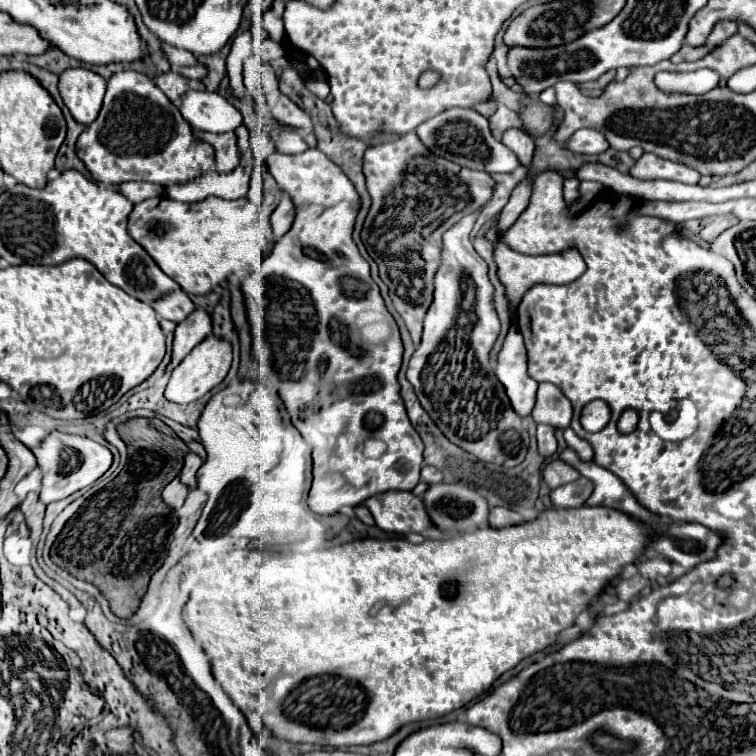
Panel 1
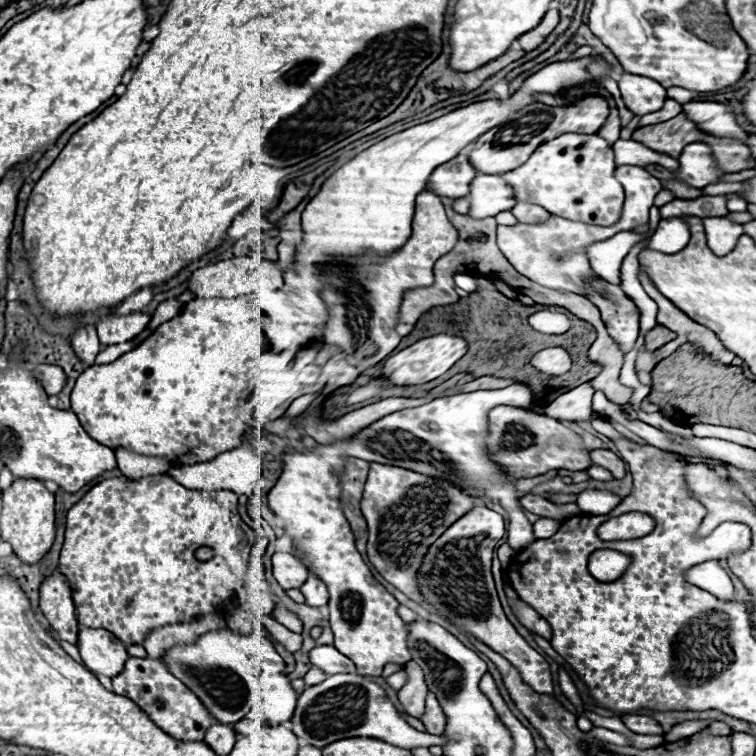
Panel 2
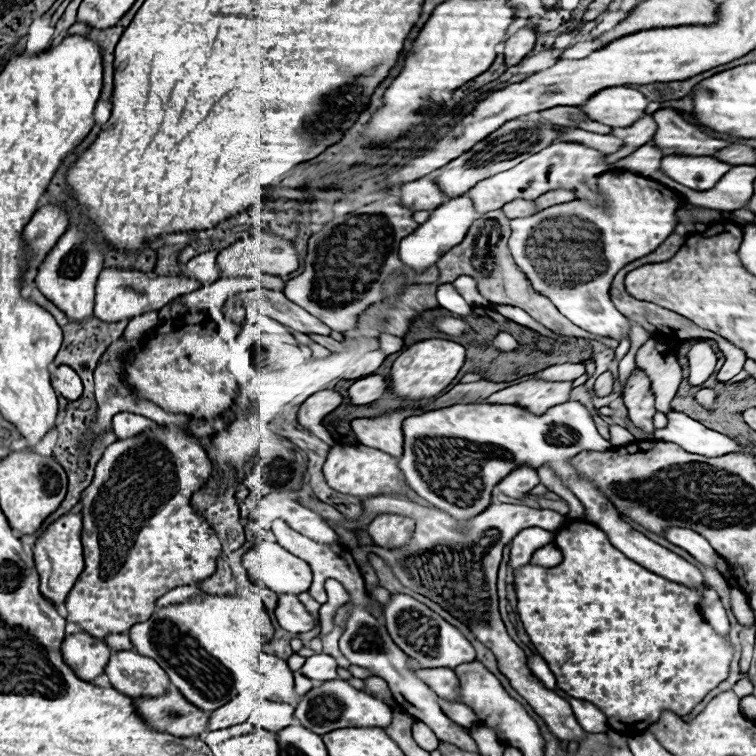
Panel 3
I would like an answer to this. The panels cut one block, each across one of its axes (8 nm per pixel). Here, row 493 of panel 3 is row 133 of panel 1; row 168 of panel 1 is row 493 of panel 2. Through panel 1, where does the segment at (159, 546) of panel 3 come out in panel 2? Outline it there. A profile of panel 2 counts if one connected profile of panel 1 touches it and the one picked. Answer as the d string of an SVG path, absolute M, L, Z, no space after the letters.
M166 474L142 478L138 482L120 476L100 482L70 508L58 570L72 590L80 626L106 628L126 646L142 644L152 630L214 614L234 596L236 580L226 560L222 556L212 556L200 562L194 556L202 546L216 550L224 538L224 510L214 502L210 492L186 490Z

